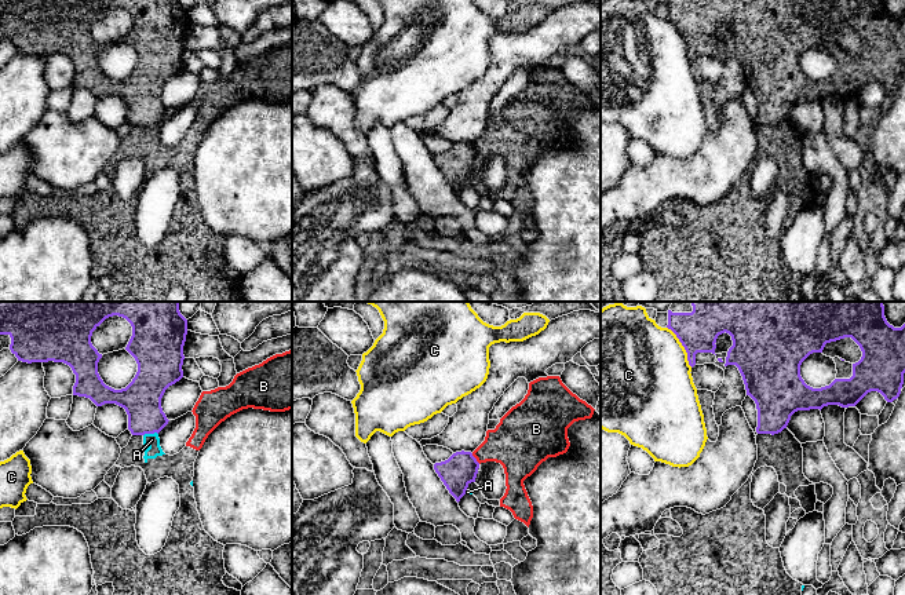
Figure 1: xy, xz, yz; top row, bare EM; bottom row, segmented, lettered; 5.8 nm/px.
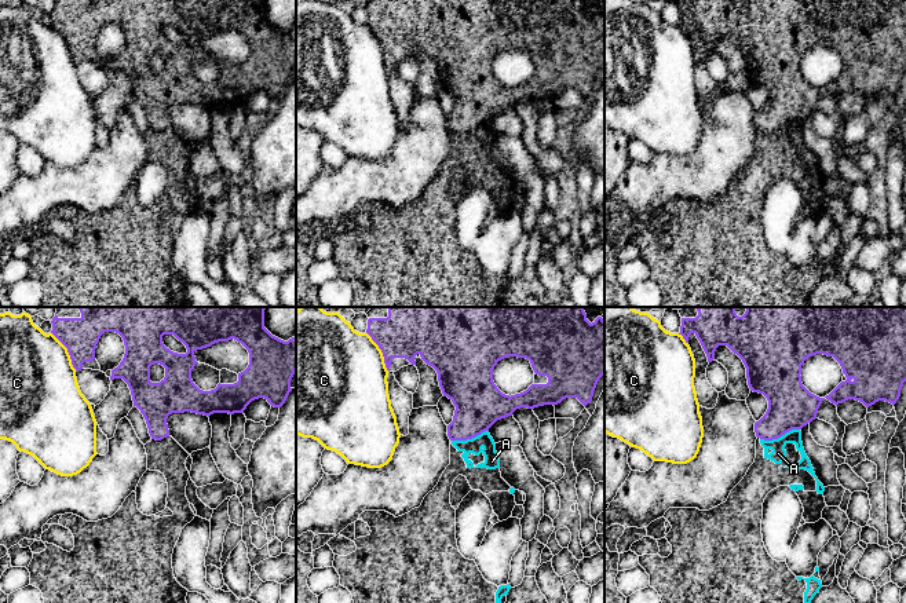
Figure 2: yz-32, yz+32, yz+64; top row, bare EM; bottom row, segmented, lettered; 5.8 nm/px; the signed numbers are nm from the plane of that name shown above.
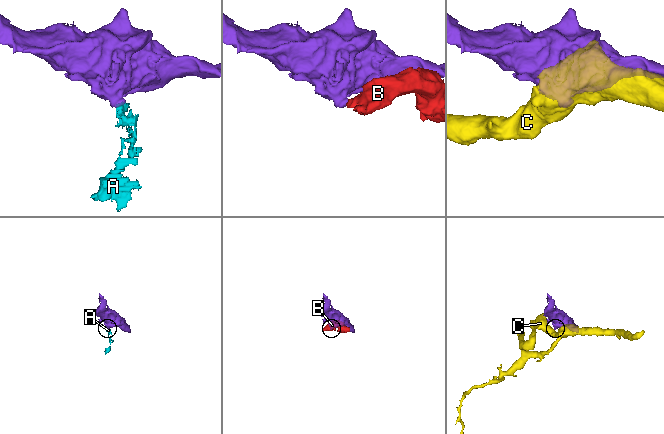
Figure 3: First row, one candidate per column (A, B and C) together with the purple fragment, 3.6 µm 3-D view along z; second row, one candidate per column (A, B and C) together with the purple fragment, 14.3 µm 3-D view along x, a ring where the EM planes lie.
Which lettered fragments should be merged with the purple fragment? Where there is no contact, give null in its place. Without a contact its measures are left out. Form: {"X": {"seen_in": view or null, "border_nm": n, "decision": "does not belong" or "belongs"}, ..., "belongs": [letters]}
{"A": {"seen_in": "xy", "border_nm": 90, "decision": "does not belong"}, "B": {"seen_in": "xz", "border_nm": 80, "decision": "does not belong"}, "C": {"seen_in": "yz", "border_nm": 280, "decision": "does not belong"}, "belongs": []}

